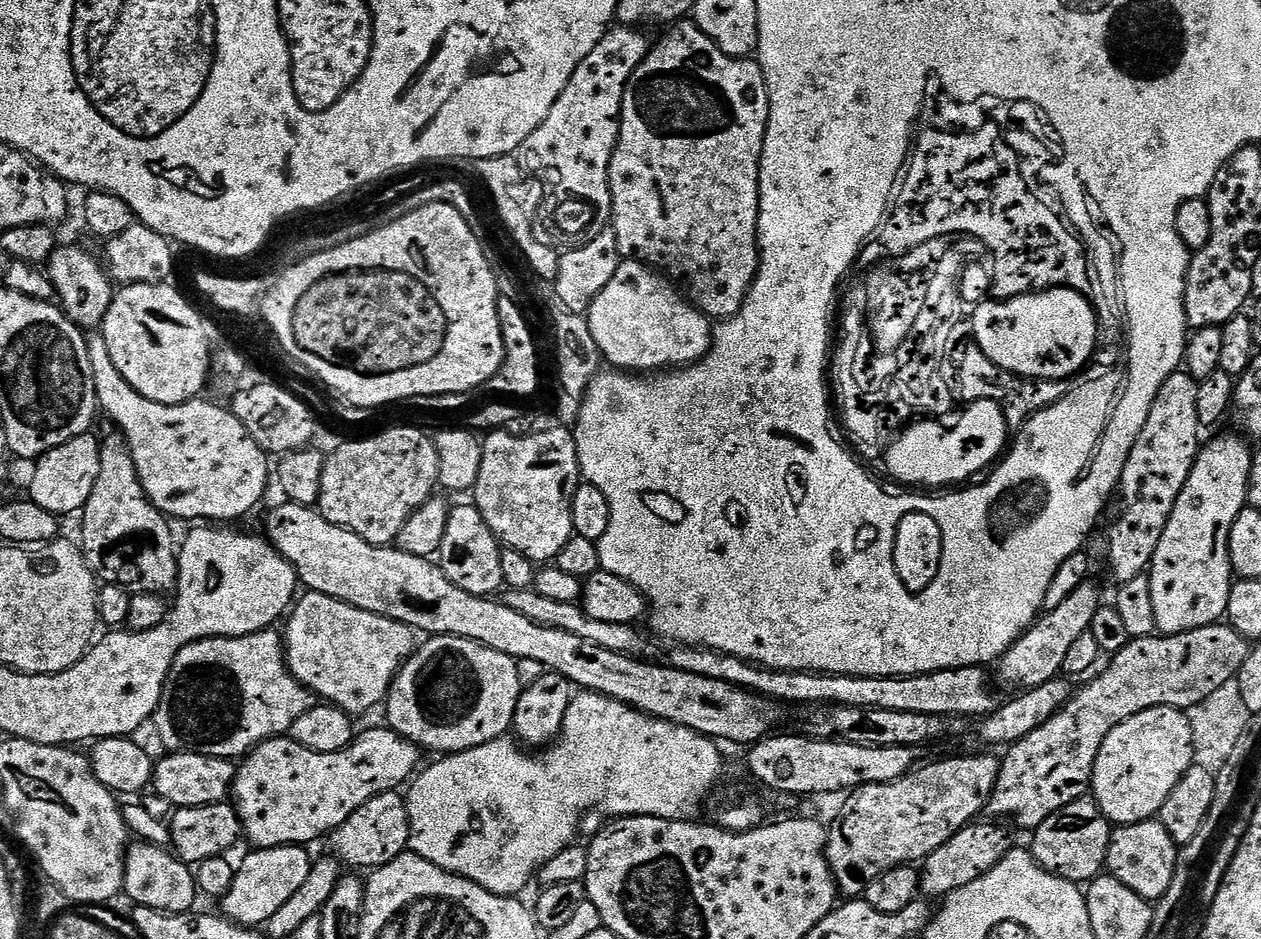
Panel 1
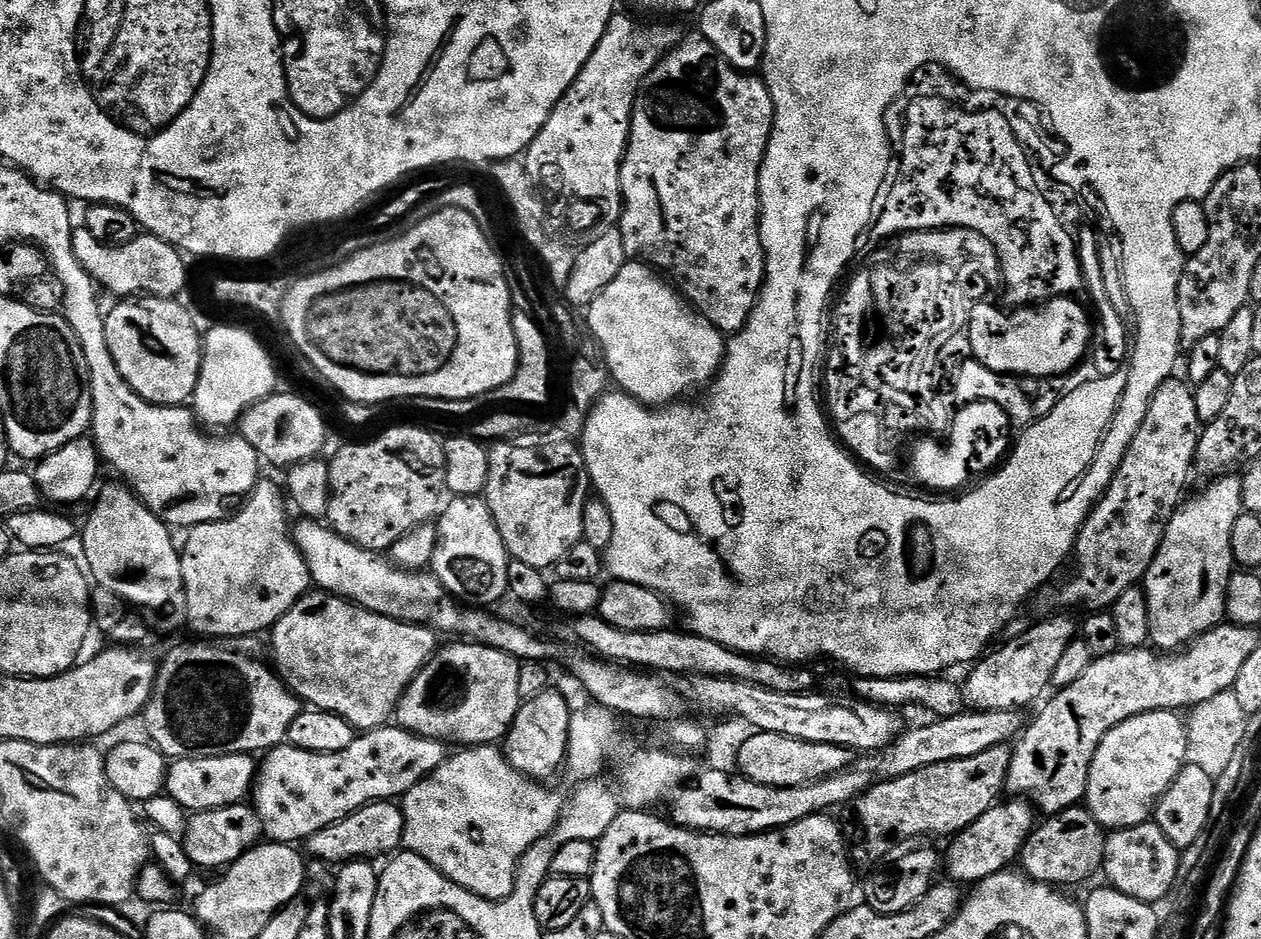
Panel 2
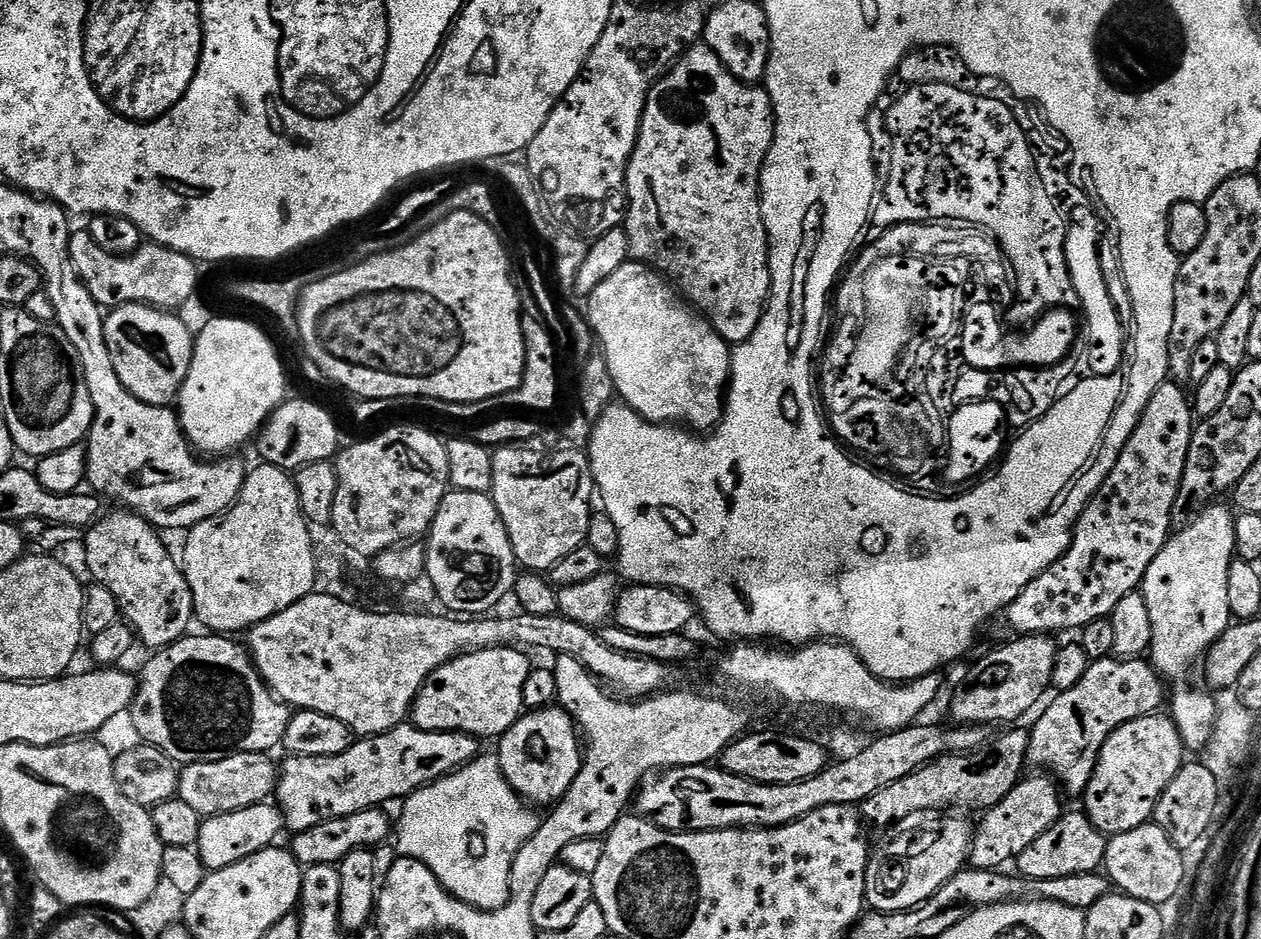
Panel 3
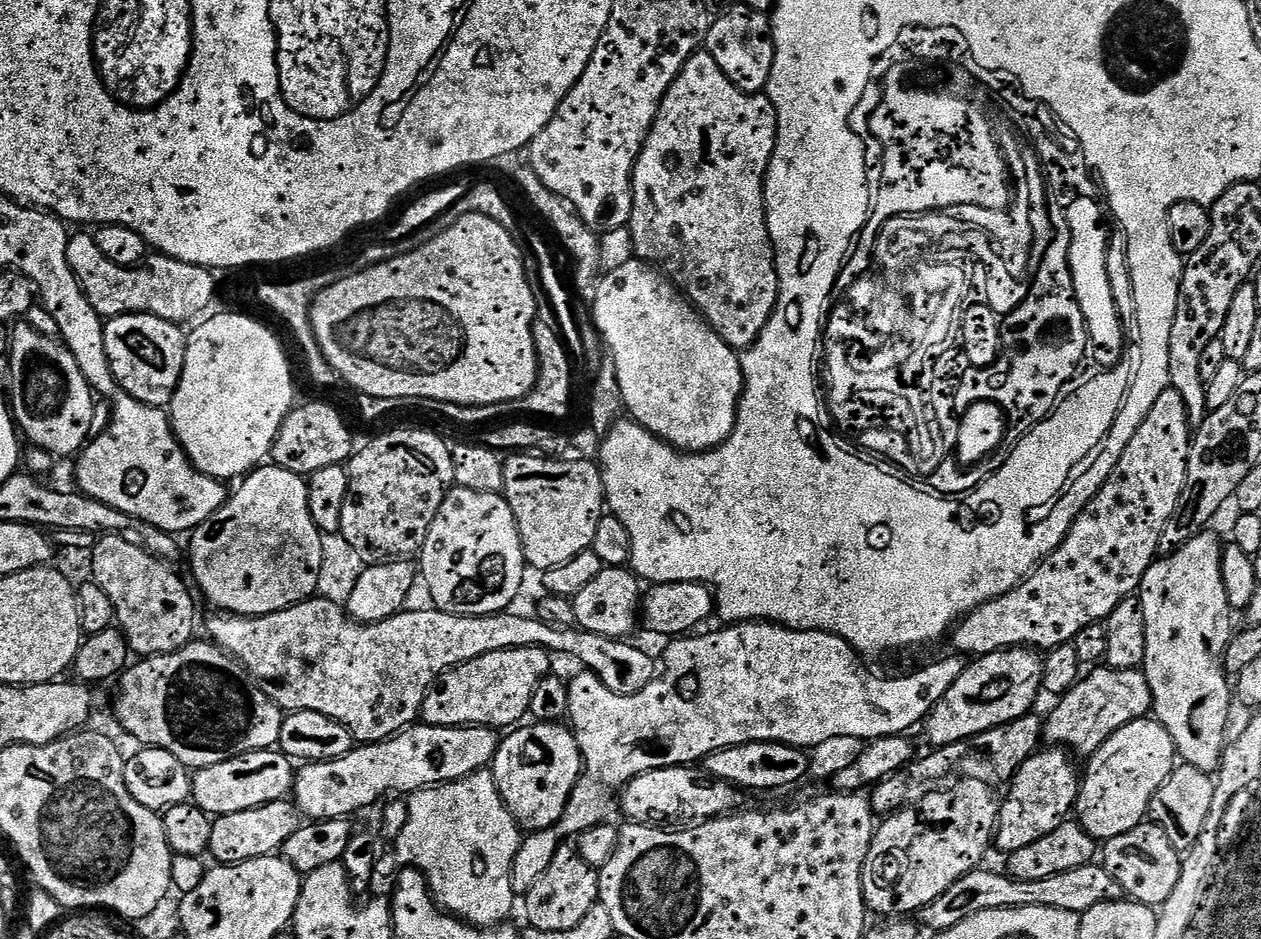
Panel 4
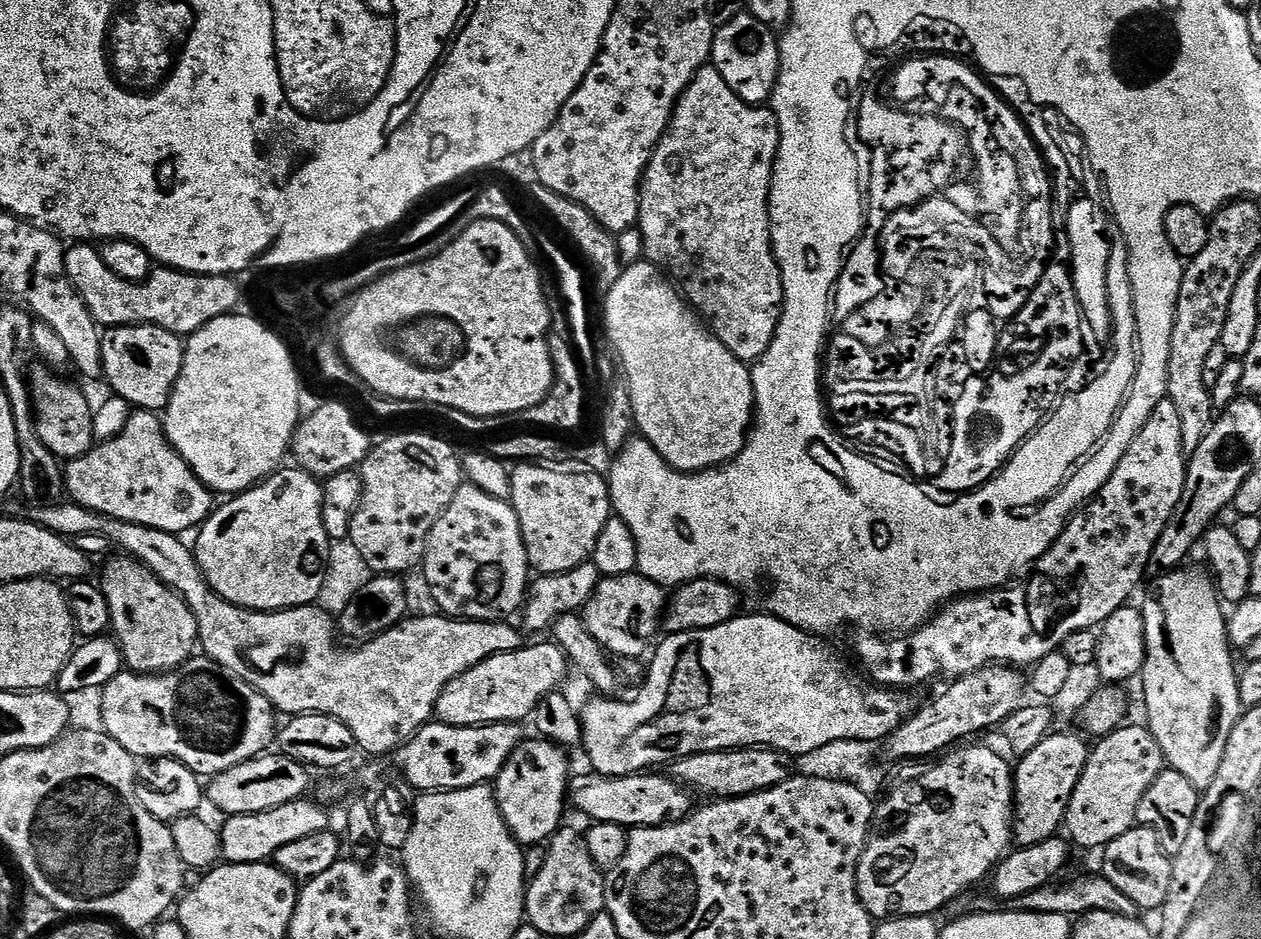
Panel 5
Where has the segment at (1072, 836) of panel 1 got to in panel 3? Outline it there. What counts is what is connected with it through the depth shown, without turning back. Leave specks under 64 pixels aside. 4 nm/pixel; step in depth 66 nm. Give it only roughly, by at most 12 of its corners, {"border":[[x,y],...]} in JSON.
{"border":[[1065,811],[1014,868],[1025,880],[1100,872],[1108,840]]}

